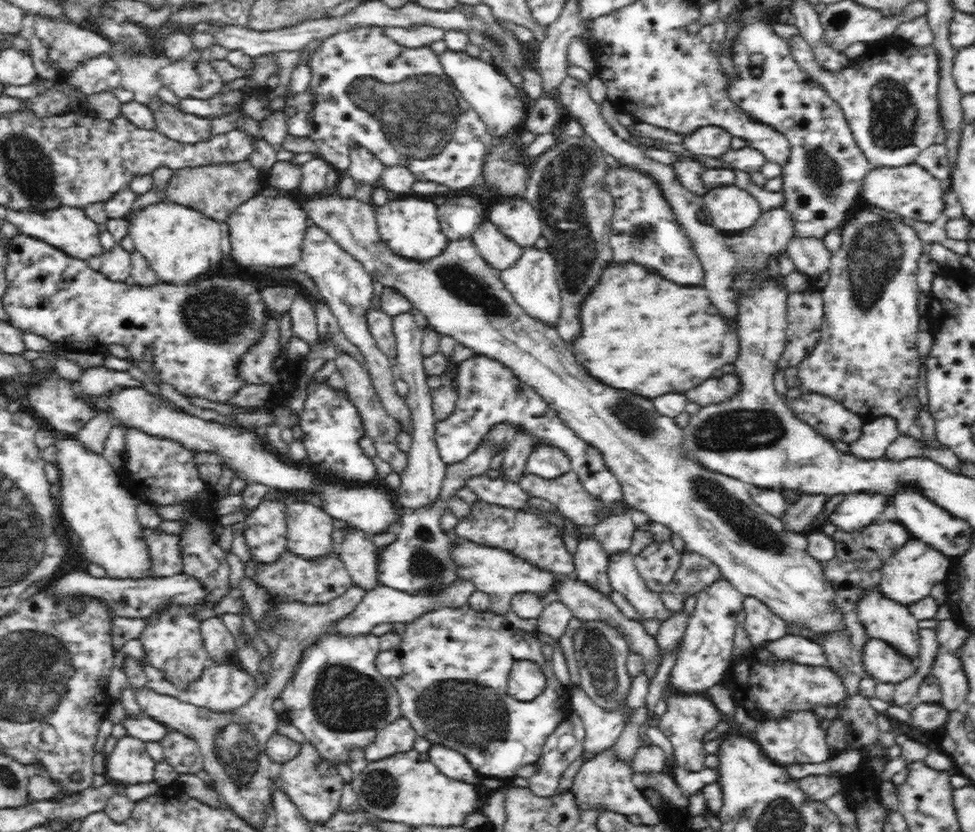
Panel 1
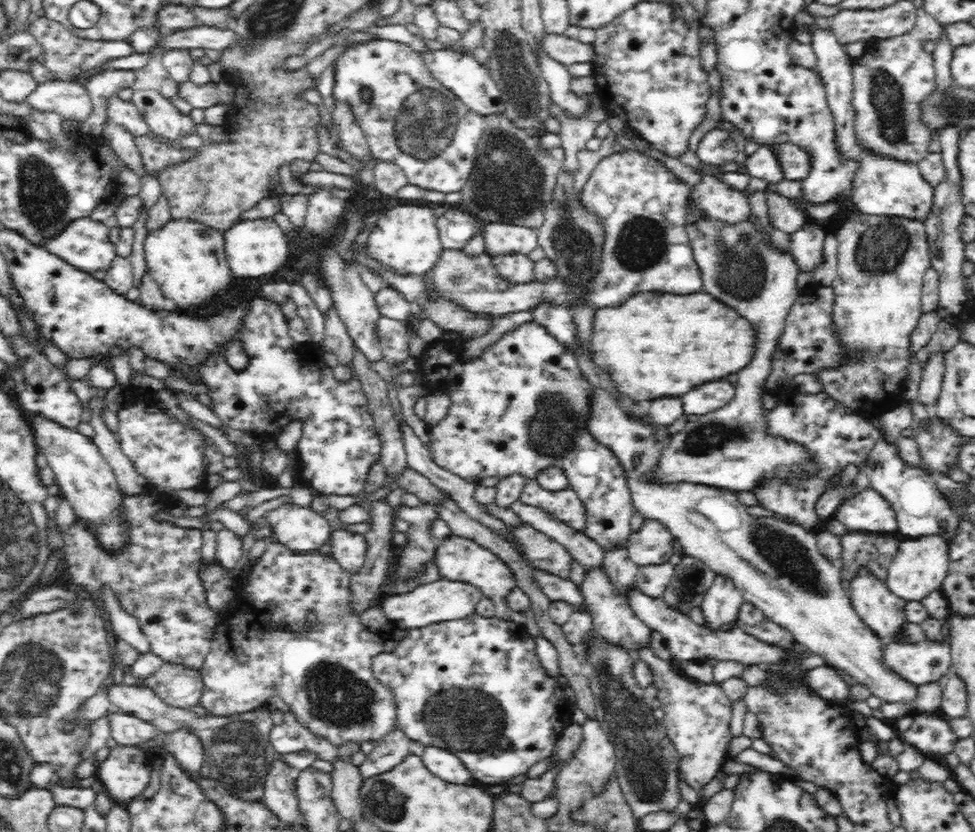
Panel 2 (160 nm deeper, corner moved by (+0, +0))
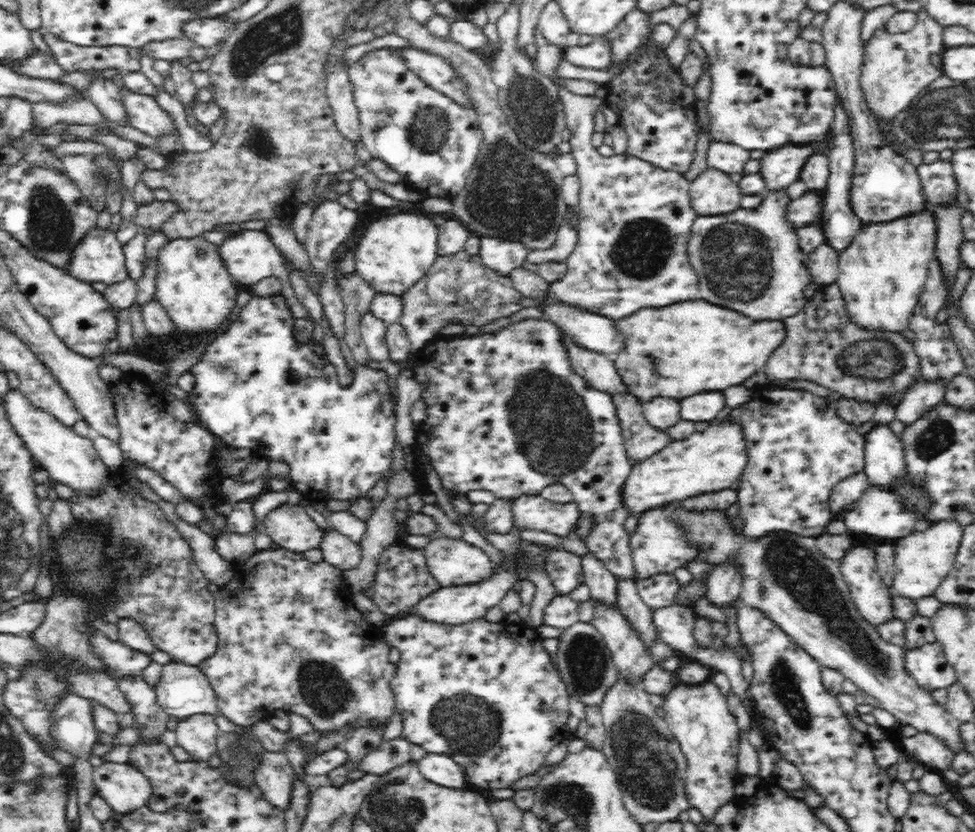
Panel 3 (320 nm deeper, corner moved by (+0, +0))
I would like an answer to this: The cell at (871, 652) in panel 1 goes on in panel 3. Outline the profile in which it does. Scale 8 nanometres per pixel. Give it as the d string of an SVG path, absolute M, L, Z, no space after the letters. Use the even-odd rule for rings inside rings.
M927 642L918 647L904 649L905 669L918 686L934 690L946 688L957 681L955 670L944 656L942 643Z

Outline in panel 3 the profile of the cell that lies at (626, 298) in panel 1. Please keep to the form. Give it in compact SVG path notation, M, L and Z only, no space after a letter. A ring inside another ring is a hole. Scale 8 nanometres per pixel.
M686 300L662 308L640 308L630 316L612 319L615 332L622 336L622 350L611 358L614 369L627 392L632 393L642 403L653 398L686 398L690 394L706 390L724 390L728 386L740 384L748 376L756 374L766 356L772 352L786 336L786 329L781 321L754 321L734 310L720 308L706 300Z

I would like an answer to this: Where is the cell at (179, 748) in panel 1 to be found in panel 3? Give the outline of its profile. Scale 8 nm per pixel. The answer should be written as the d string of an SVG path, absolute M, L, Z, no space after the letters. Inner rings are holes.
M194 714L180 719L176 728L176 744L188 752L188 756L195 760L209 761L216 753L216 737L220 731L214 721L214 715Z

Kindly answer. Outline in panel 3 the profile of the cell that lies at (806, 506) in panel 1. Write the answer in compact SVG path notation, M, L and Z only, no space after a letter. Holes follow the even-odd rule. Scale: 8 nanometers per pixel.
M864 471L851 474L837 482L828 499L829 511L838 516L849 504L856 502L870 486Z

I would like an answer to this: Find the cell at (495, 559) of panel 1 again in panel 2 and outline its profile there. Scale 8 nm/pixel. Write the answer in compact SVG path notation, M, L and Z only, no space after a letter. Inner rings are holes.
M450 536L448 539L439 541L434 563L442 579L473 584L484 597L494 603L496 618L510 619L509 615L512 610L508 608L506 596L517 587L517 581L509 564L500 559L498 555L490 552L481 544L477 544L474 540Z

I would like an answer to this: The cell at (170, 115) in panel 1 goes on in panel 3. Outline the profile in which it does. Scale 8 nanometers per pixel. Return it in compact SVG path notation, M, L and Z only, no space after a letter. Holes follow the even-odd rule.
M127 88L121 90L123 104L128 113L130 124L150 136L166 136L177 131L176 122L162 106L158 106L155 96L136 93Z

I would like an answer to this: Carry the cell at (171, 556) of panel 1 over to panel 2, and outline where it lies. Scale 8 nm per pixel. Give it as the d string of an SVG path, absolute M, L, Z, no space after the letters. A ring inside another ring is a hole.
M148 492L125 498L125 517L133 527L130 528L130 546L124 554L107 555L91 532L76 519L61 536L62 560L68 569L70 582L86 590L93 603L101 609L106 628L110 628L110 622L104 602L101 602L104 585L114 589L120 605L138 619L150 651L164 663L199 670L213 647L217 626L217 617L210 610L198 579L202 531L156 520L156 512L160 510L156 498Z

